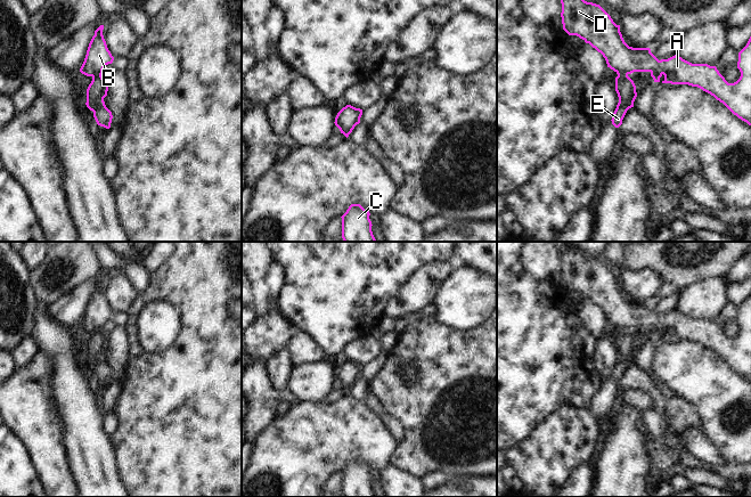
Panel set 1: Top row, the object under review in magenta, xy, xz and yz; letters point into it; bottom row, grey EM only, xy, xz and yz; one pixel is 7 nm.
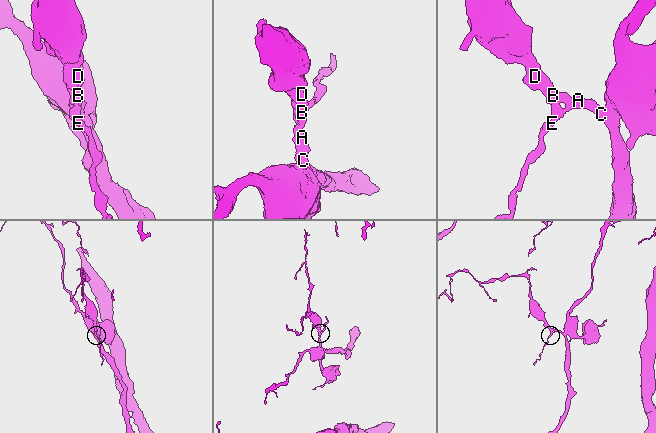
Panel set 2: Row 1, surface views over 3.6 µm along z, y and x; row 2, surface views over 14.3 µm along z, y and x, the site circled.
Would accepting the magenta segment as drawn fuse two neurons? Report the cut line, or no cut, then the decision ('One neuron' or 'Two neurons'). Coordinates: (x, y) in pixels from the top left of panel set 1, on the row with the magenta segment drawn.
No split. One neuron

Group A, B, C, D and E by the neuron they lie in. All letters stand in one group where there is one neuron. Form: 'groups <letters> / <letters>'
groups A B C D E

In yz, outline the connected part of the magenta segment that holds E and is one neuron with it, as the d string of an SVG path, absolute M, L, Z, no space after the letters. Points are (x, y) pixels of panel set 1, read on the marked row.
M561 0L561 3L563 30L569 35L579 36L601 52L606 60L607 67L618 74L615 78L615 91L619 97L619 103L611 120L615 128L619 128L622 124L627 111L634 107L634 101L637 97L636 85L628 76L634 72L650 72L654 82L660 82L660 78L663 75L664 80L662 83L697 87L713 96L734 115L751 125L751 36L746 46L738 52L737 68L741 72L741 76L736 82L728 83L716 66L710 66L708 64L692 64L678 55L659 60L651 52L650 48L629 47L622 38L620 25L617 25L599 5L585 0Z

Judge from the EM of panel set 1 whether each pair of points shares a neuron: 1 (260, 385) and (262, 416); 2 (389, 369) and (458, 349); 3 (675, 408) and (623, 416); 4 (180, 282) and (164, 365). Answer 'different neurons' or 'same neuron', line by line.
1: same neuron
2: same neuron
3: different neurons
4: same neuron

